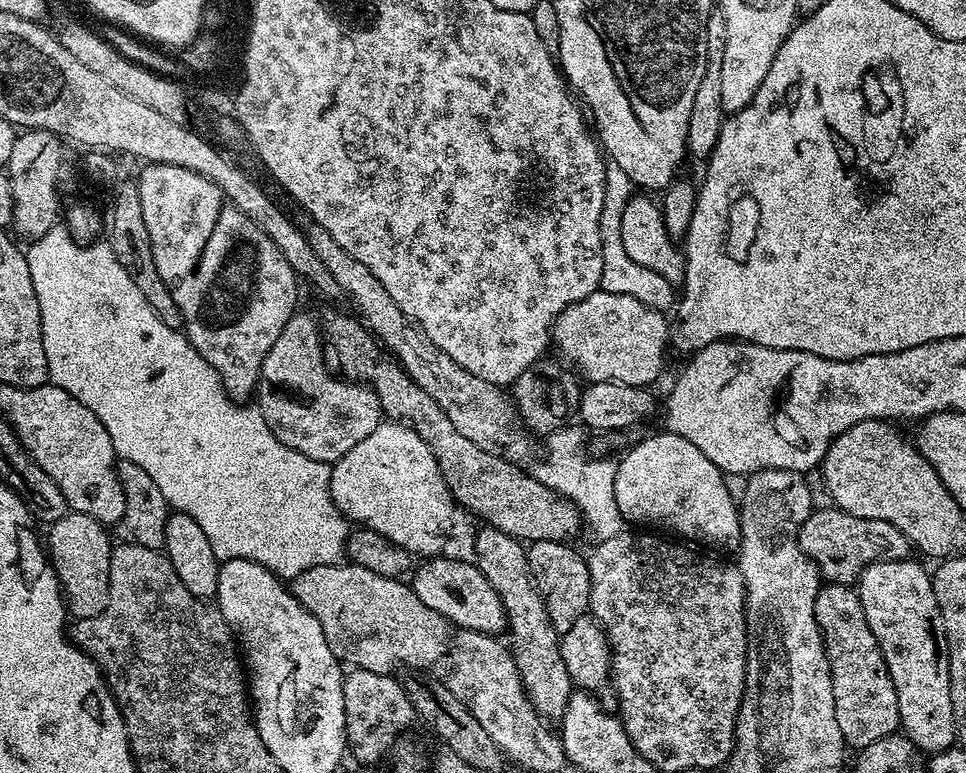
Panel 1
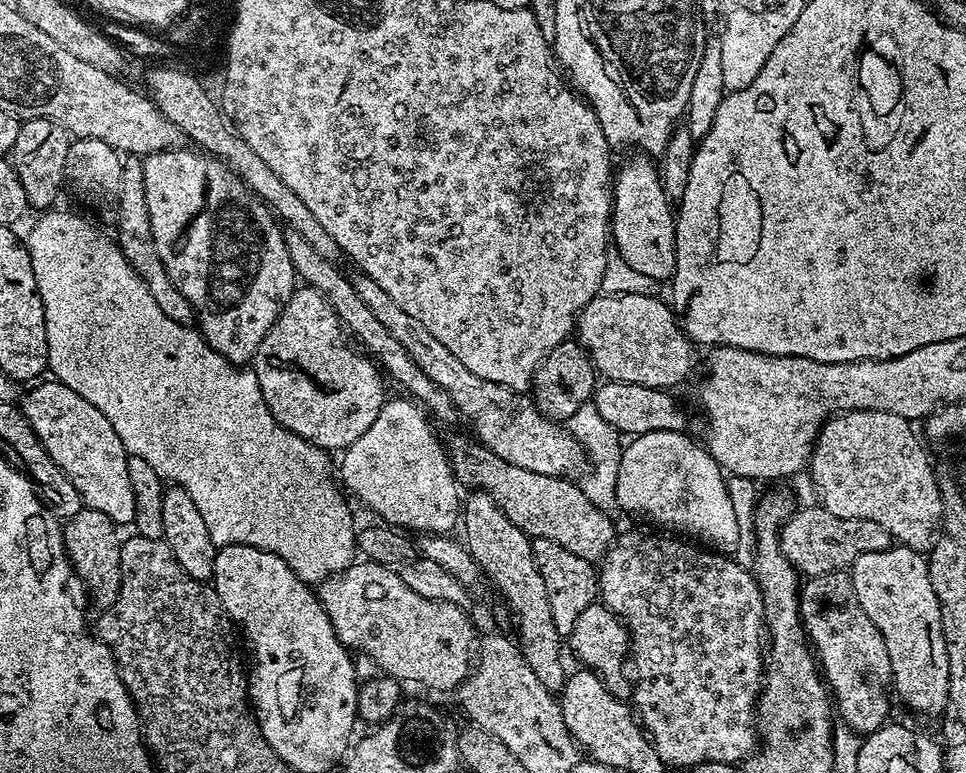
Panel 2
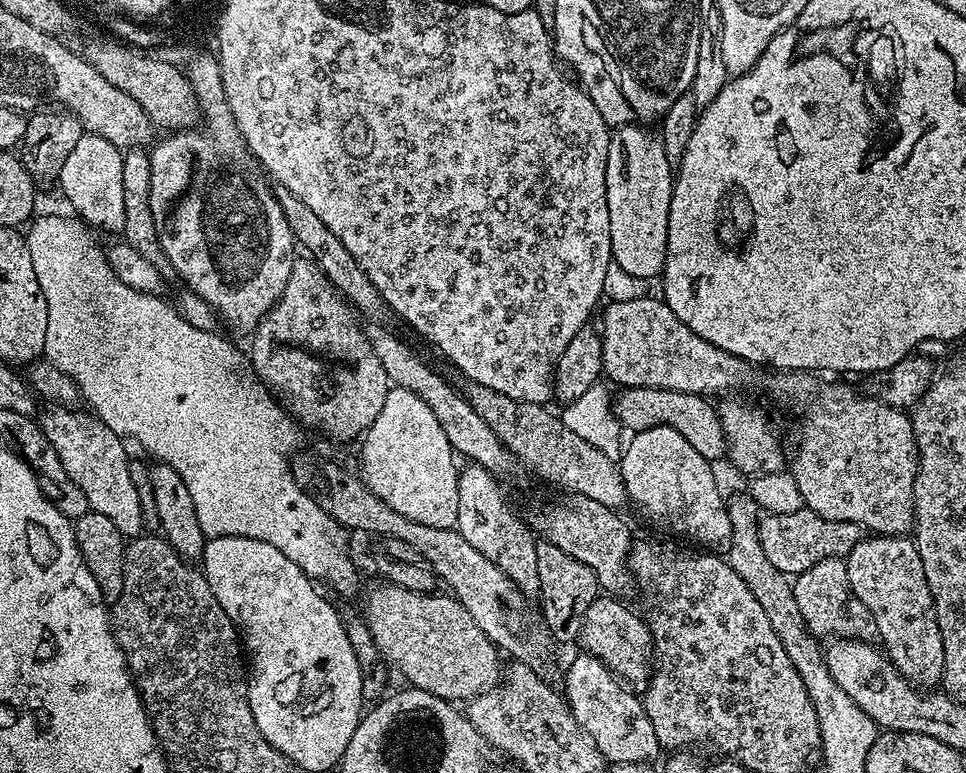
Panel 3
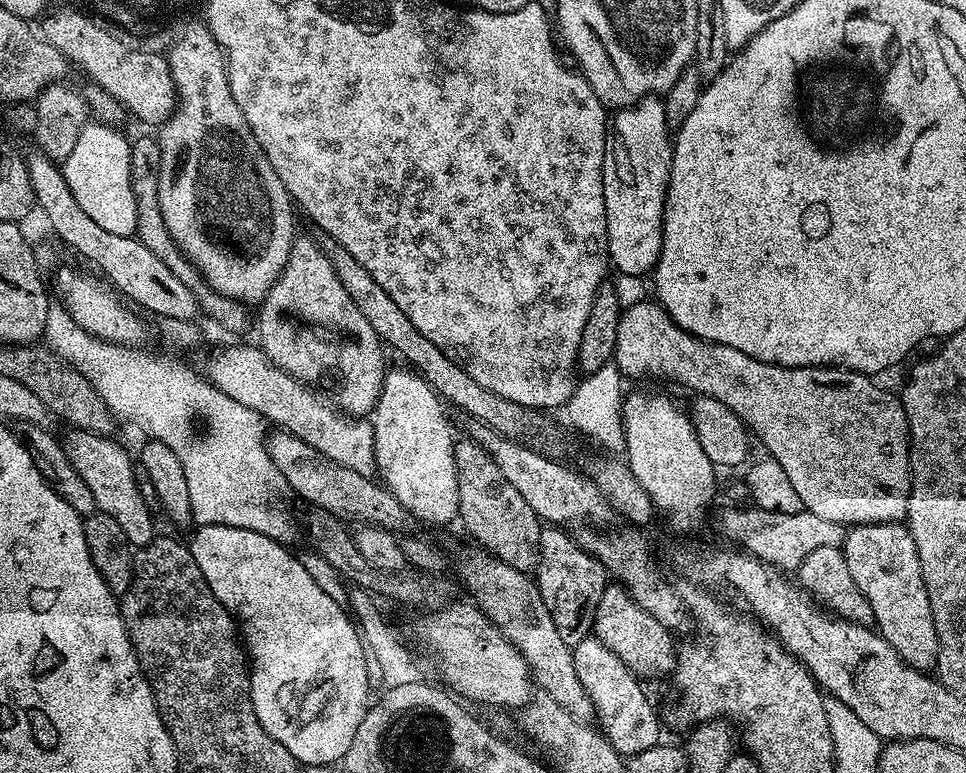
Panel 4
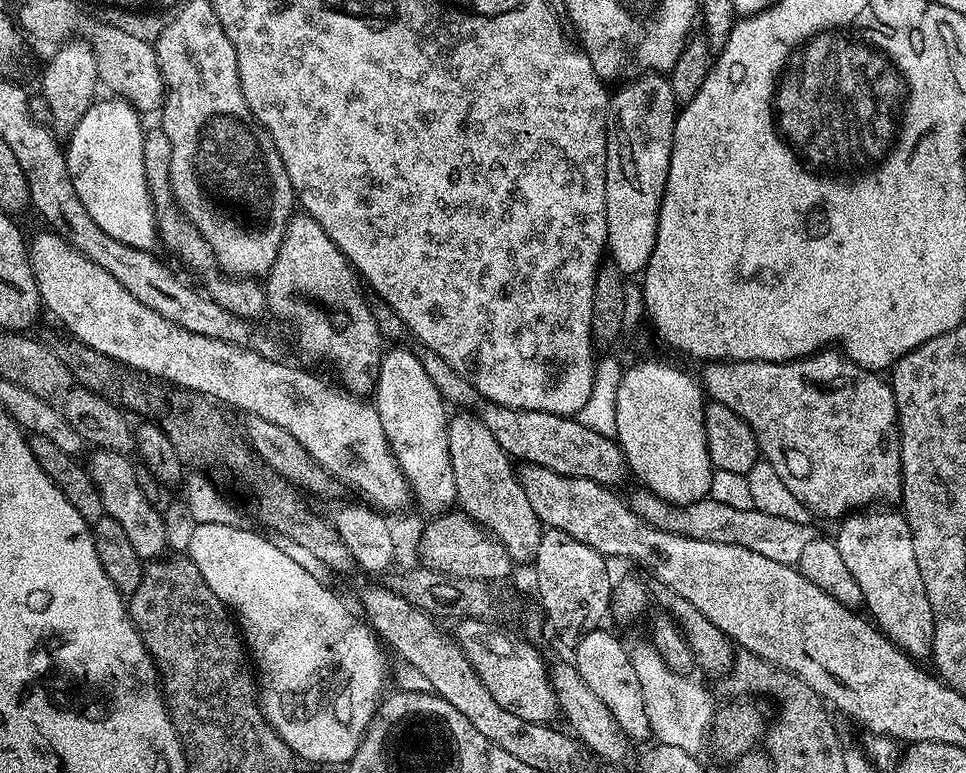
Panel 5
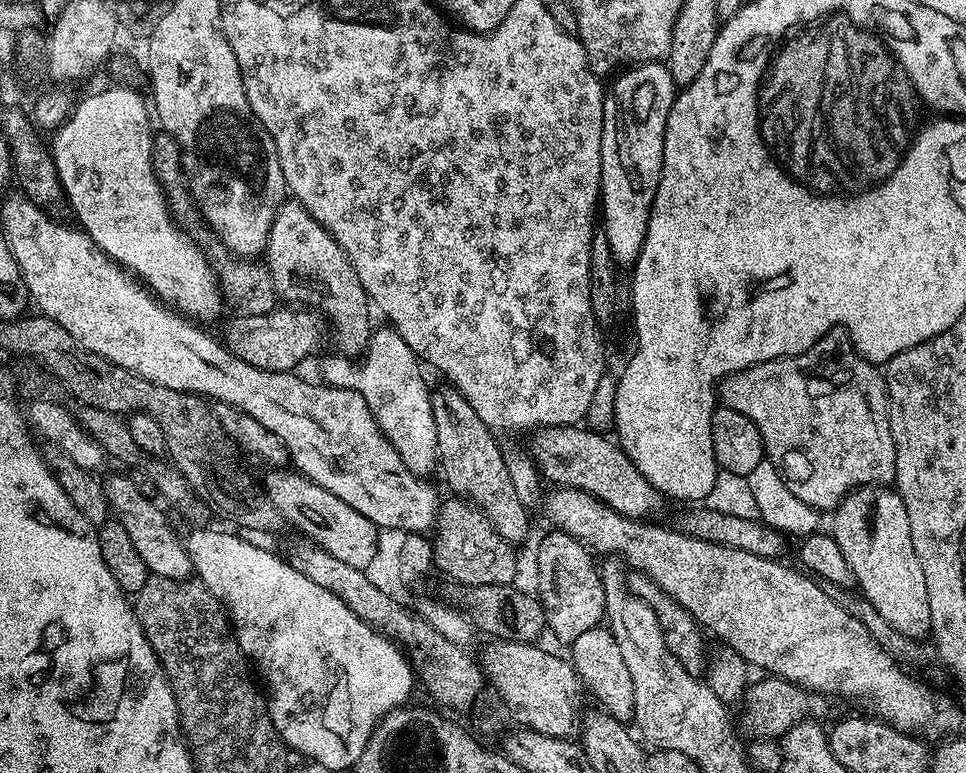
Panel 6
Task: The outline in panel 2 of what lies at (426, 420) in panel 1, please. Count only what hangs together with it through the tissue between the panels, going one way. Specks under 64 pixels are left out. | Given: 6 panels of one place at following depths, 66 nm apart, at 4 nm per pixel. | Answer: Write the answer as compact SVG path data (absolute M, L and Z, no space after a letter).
M456 440L452 445L449 443L446 448L452 473L465 489L468 487L468 490L485 492L499 506L502 514L510 522L514 522L514 526L518 526L518 530L522 530L528 537L554 542L562 546L562 550L570 550L570 554L589 562L599 562L604 559L604 553L612 545L618 532L617 529L612 529L612 522L607 517L609 515L586 498L584 489L579 483L562 476L534 474L534 470L522 470L522 466L510 466L510 462L498 458L498 454L494 454L483 444L468 440Z

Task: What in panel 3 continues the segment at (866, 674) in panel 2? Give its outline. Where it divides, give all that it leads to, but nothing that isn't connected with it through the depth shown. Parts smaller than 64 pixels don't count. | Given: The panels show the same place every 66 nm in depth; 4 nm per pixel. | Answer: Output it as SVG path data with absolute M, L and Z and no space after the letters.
M841 558L819 560L814 562L814 566L810 566L810 570L801 572L795 583L794 598L797 599L798 610L805 619L805 626L817 638L832 636L828 638L836 642L846 640L868 642L876 636L876 626L872 623L870 610L866 610L866 606L862 606L859 598L852 593L852 587L848 585L848 565Z

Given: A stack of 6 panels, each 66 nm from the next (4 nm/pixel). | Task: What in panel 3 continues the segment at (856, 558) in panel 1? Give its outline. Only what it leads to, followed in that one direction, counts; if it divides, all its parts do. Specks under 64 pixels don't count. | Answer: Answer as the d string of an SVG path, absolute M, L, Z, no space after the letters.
M805 507L796 513L765 515L759 521L759 531L762 549L770 560L770 565L798 576L801 572L810 570L810 566L814 566L814 562L819 560L846 558L850 550L854 550L856 543L866 535L865 529L859 524L827 520Z

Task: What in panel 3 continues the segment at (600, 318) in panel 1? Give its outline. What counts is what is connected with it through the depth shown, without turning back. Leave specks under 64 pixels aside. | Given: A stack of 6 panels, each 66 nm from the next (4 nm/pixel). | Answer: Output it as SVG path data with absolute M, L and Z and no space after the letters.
M647 294L634 298L633 301L614 301L607 305L601 335L605 377L609 376L620 388L661 388L709 398L716 398L716 395L724 398L739 393L736 392L739 388L744 388L751 382L753 369L747 360L706 342L706 338L698 338L698 334L694 334L694 330L690 330L690 326L686 326L686 322L682 322L663 299L651 298Z

